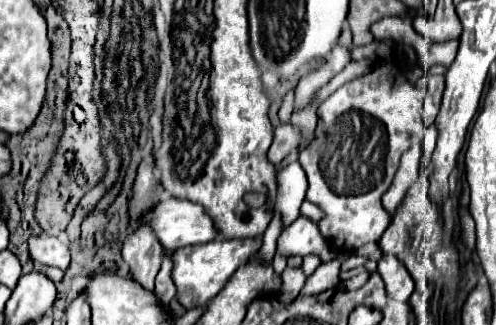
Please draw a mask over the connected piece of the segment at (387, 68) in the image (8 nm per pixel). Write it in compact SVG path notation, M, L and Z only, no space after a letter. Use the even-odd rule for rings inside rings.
M399 55L381 59L371 73L345 83L333 95L329 95L317 111L319 123L315 129L315 139L311 141L313 145L303 149L299 155L299 163L309 181L305 199L319 205L327 213L319 221L321 235L333 245L349 245L349 251L355 251L365 243L377 243L387 229L389 215L381 205L381 195L389 189L403 151L413 145L415 135L417 141L421 141L425 133L425 121L421 117L425 91L407 81L399 59Z

